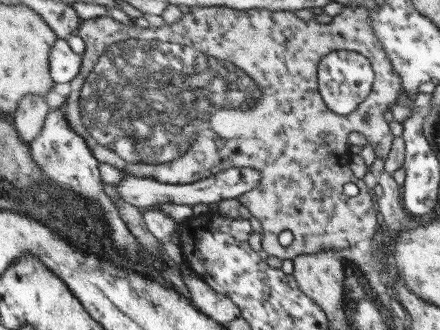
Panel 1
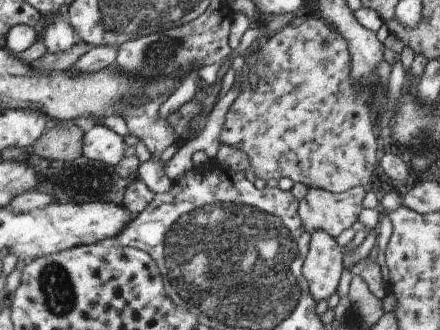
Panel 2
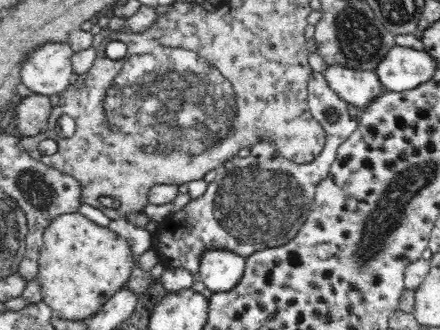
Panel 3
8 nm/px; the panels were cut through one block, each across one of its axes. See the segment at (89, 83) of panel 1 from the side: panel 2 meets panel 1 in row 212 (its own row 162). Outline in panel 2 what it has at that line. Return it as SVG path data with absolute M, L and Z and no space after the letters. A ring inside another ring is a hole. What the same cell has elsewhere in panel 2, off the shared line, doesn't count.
M309 18L305 24L293 28L285 26L281 32L271 34L271 40L261 42L259 58L257 58L257 76L259 84L255 92L243 92L227 112L227 122L221 132L221 144L243 150L251 162L251 176L261 180L275 178L291 178L293 182L301 182L307 188L321 188L335 194L349 192L359 186L371 184L371 170L377 166L377 156L383 148L377 142L371 106L363 98L359 98L351 86L353 72L351 70L351 48L343 34L335 28L331 32L331 24L325 26L325 42L323 42L323 20Z

